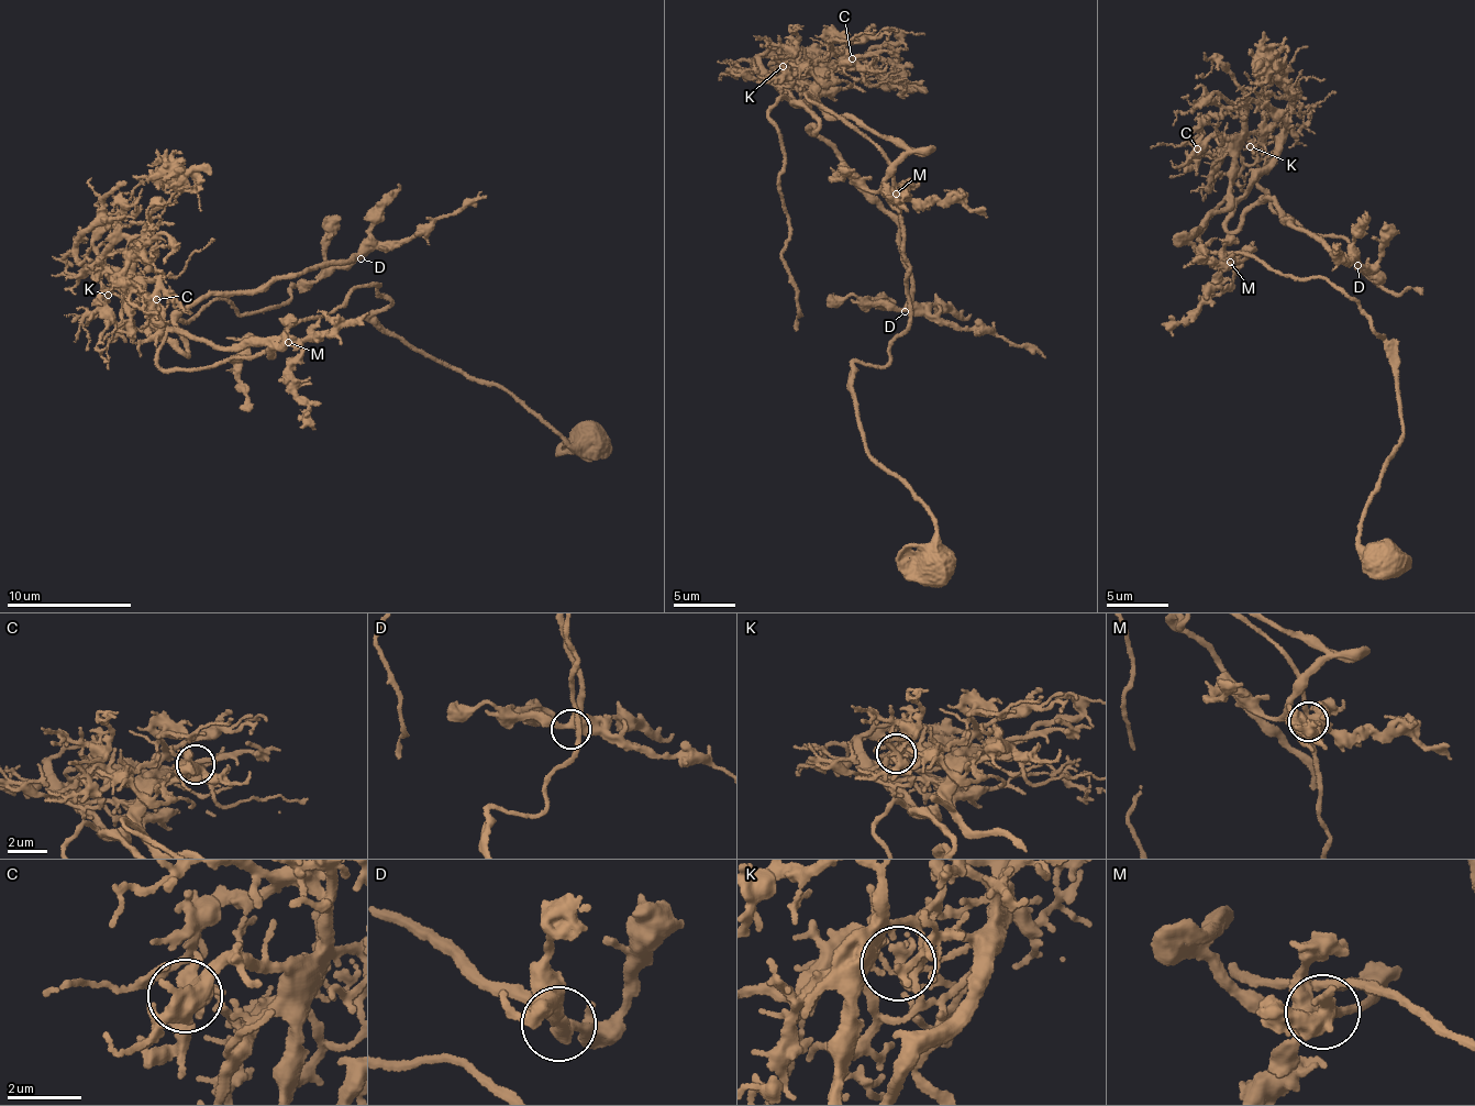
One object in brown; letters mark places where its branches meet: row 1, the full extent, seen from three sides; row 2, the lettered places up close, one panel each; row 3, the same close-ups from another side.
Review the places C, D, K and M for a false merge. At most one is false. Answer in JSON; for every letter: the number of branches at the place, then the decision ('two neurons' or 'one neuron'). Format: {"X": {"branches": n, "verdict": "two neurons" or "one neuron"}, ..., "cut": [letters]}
{"C": {"branches": 5, "verdict": "one neuron"}, "D": {"branches": 3, "verdict": "one neuron"}, "K": {"branches": 2, "verdict": "two neurons"}, "M": {"branches": 4, "verdict": "one neuron"}, "cut": ["K"]}

